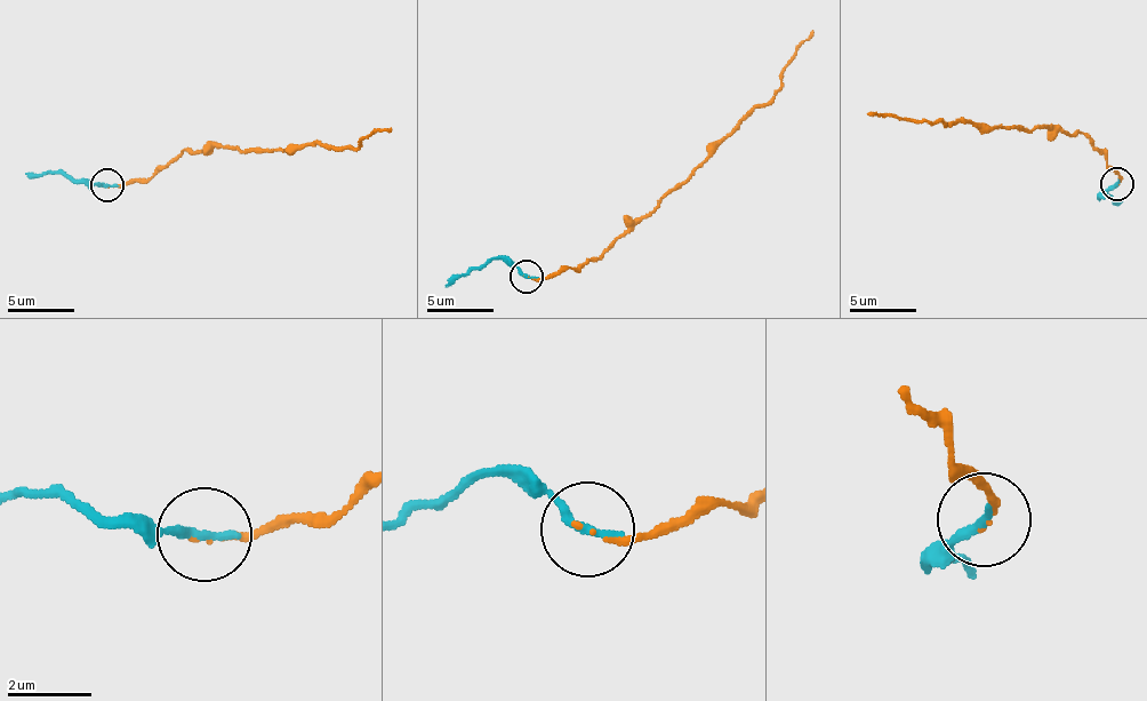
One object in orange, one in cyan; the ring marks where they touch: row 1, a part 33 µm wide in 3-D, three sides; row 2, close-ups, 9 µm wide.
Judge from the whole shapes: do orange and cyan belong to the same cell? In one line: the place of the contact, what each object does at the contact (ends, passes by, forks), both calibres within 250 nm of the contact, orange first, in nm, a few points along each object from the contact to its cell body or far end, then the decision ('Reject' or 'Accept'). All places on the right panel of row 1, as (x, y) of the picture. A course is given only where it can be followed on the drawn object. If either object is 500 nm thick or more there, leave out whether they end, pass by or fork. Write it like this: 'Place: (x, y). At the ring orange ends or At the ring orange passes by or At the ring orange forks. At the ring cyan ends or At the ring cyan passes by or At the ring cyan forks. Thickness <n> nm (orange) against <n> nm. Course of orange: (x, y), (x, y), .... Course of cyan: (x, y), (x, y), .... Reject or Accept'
Place: (1117, 183). At the ring orange ends. At the ring cyan ends. Thickness 60 nm (orange) against 240 nm. Course of orange: (1117, 184), (1121, 178), (1077, 130), (867, 112). Course of cyan: (1117, 184), (1105, 190), (1098, 198), (1105, 193), (1112, 201), (1122, 199). Accept

